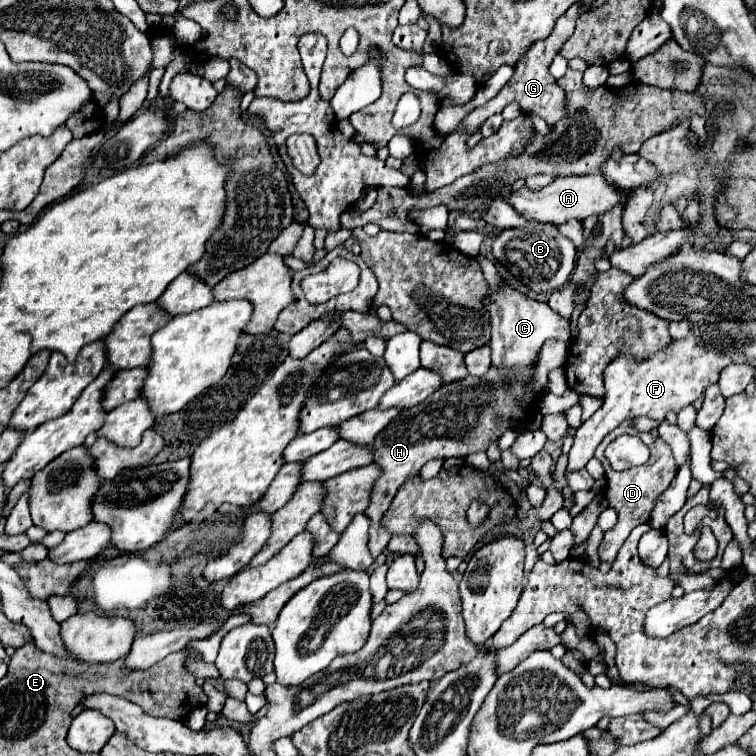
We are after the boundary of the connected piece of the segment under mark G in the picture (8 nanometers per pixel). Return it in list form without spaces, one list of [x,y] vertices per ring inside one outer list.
[[[584,3],[572,5],[572,7],[558,19],[558,23],[556,23],[552,35],[550,35],[548,39],[538,41],[536,45],[532,45],[532,47],[528,49],[528,53],[516,63],[512,79],[500,89],[500,93],[498,93],[494,99],[490,99],[488,103],[484,103],[482,107],[476,107],[472,113],[468,113],[468,115],[460,121],[460,125],[454,129],[454,133],[456,133],[456,131],[462,131],[462,133],[468,133],[468,135],[474,135],[474,133],[480,129],[480,125],[482,125],[490,115],[502,113],[502,109],[504,109],[508,103],[512,103],[512,101],[516,101],[524,113],[534,113],[534,115],[542,117],[542,119],[546,121],[546,125],[552,129],[552,127],[566,115],[566,105],[568,105],[568,101],[566,101],[564,89],[558,87],[558,83],[556,83],[556,79],[550,75],[548,67],[550,67],[550,61],[554,59],[556,51],[558,51],[558,49],[566,43],[566,39],[574,33],[574,21],[576,21],[578,9],[580,9],[582,5],[584,5]]]

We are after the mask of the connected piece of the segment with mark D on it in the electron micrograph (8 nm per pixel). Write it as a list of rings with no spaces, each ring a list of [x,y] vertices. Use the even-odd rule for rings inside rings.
[[[632,419],[622,421],[614,431],[610,431],[610,433],[602,439],[602,443],[596,447],[594,457],[602,463],[602,467],[604,467],[604,471],[606,471],[606,491],[604,491],[604,497],[606,497],[606,501],[608,501],[608,507],[612,507],[612,509],[618,511],[618,523],[616,523],[610,531],[604,533],[604,541],[602,541],[602,545],[600,545],[600,549],[598,549],[600,559],[606,561],[606,563],[612,563],[612,561],[616,559],[616,555],[618,555],[618,549],[622,547],[622,543],[626,541],[626,537],[630,535],[630,529],[634,529],[636,525],[646,523],[646,521],[650,519],[650,511],[652,511],[656,499],[664,493],[664,489],[668,489],[668,485],[672,483],[672,479],[674,479],[676,473],[678,473],[678,467],[676,467],[676,463],[674,463],[672,449],[670,449],[660,437],[658,437],[658,439],[652,439],[650,433],[640,433],[640,431],[636,431],[634,425],[632,425]],[[616,431],[630,433],[630,435],[638,435],[638,437],[648,445],[648,449],[650,449],[650,459],[648,459],[642,467],[634,467],[634,469],[628,469],[628,471],[614,471],[614,469],[610,467],[610,463],[608,463],[606,457],[604,457],[604,449],[606,449],[606,445],[608,445],[612,439],[616,439]]]

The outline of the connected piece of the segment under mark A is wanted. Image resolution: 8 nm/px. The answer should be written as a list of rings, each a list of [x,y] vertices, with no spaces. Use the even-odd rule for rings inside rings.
[[[582,175],[582,177],[554,177],[554,181],[550,185],[536,189],[536,191],[522,187],[518,191],[512,191],[506,201],[524,219],[562,225],[570,219],[584,221],[590,215],[600,215],[600,213],[608,211],[608,207],[614,207],[616,203],[626,201],[626,193],[616,191],[614,187],[608,187],[600,175]]]

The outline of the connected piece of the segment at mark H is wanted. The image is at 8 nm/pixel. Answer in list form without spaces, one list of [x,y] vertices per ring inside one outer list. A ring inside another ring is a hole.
[[[490,367],[484,379],[466,377],[460,383],[442,385],[428,399],[424,399],[424,403],[400,411],[400,415],[386,429],[382,429],[372,441],[374,463],[380,465],[382,473],[376,479],[370,505],[364,511],[370,519],[370,543],[368,543],[370,553],[378,557],[386,549],[390,533],[382,527],[384,513],[388,511],[398,487],[408,477],[418,475],[418,471],[426,461],[436,457],[440,459],[468,457],[470,453],[486,451],[490,441],[496,441],[508,427],[520,425],[534,411],[536,407],[528,409],[518,407],[518,403],[508,395],[504,379],[500,371],[496,371],[496,367]],[[496,417],[502,417],[502,425],[496,423]]]

